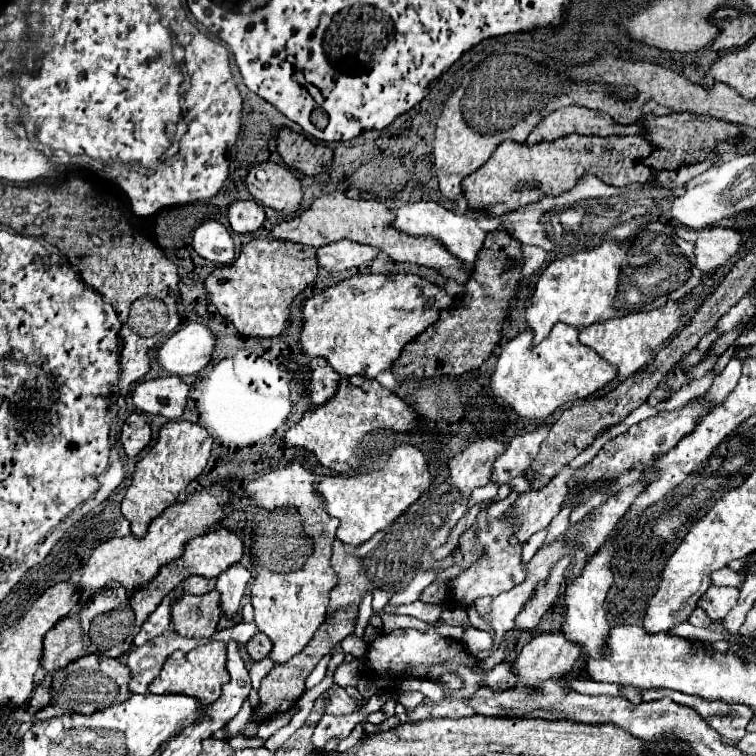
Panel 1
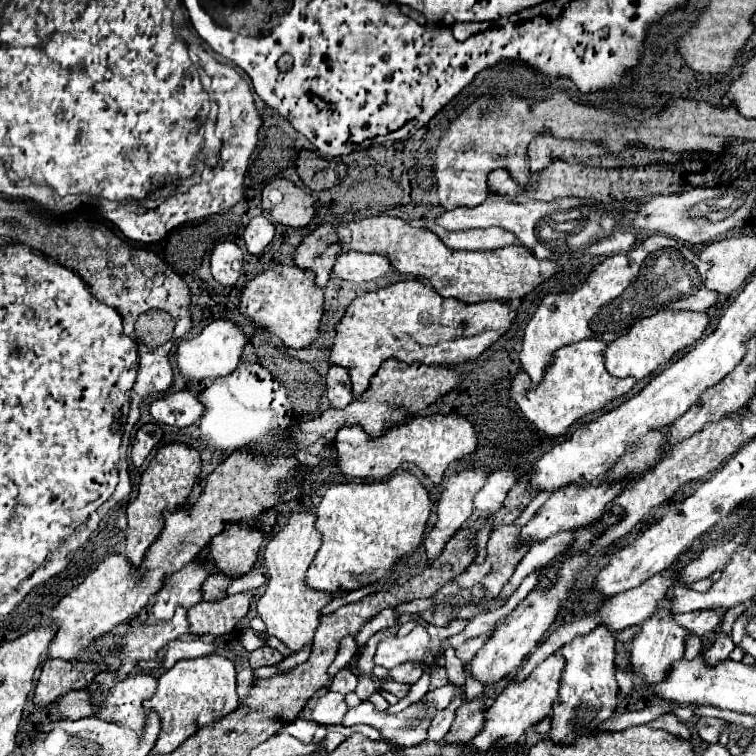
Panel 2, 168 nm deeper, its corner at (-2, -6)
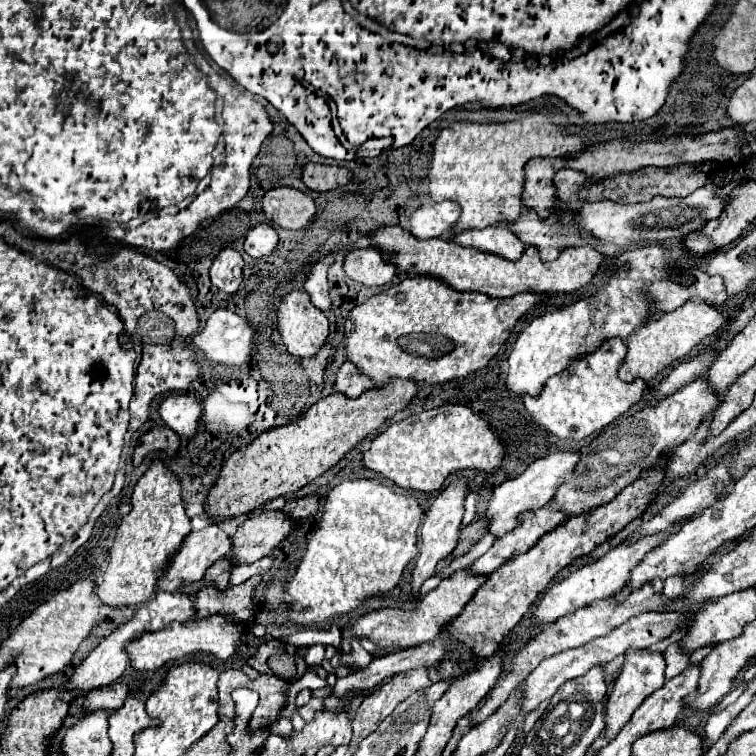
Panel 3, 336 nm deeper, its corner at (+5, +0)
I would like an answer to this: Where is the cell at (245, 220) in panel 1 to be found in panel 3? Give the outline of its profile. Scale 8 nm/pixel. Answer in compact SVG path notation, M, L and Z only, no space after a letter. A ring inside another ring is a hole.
M260 223L248 231L244 241L244 251L250 257L268 257L274 251L276 243L278 243L276 231L270 225Z

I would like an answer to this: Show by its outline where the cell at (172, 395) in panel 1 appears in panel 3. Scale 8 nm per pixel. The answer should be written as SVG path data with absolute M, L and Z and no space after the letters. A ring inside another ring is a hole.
M180 393L162 399L158 413L172 431L176 431L178 435L192 437L196 433L196 423L202 415L202 407L194 395Z

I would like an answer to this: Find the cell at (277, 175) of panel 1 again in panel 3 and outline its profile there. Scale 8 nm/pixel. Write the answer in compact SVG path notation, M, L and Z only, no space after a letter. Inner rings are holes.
M274 187L262 197L262 211L268 221L284 229L302 229L316 213L310 195L294 187Z

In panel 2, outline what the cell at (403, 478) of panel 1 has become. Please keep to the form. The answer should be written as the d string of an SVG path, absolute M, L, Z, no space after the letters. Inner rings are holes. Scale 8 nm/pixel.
M407 471L393 475L381 483L379 481L339 483L329 487L317 507L315 527L323 535L323 541L321 549L317 551L317 557L313 559L307 571L307 585L315 591L339 593L339 591L355 591L391 577L397 565L401 561L409 561L411 555L419 549L429 513L431 513L431 499L427 489L419 483L415 475Z

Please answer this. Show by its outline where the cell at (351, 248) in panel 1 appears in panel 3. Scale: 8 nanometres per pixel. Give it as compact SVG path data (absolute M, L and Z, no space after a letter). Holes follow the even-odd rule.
M352 249L344 257L344 273L368 287L380 287L392 281L396 267L388 263L378 249Z

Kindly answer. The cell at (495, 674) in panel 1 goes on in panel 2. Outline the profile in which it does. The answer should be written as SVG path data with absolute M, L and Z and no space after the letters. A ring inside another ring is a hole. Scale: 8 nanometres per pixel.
M483 699L465 701L455 715L455 721L449 729L449 733L441 739L441 743L459 743L467 745L483 727Z

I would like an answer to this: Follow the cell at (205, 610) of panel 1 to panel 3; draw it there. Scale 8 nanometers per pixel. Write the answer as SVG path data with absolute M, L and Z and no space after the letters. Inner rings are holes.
M260 575L244 581L238 587L226 587L224 591L216 587L202 587L196 593L196 613L194 619L206 619L212 615L234 615L236 621L246 623L248 619L254 619L254 587L262 581Z

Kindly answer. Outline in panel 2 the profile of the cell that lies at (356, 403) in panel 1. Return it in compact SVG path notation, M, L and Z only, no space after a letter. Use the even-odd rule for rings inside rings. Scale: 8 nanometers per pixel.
M431 415L431 417L413 417L413 419L407 419L401 427L395 427L395 429L389 429L383 437L379 439L371 439L367 437L367 433L361 429L361 427L345 427L337 433L337 467L343 475L349 475L349 477L359 477L359 479L385 479L389 477L395 469L399 469L403 463L413 463L417 465L435 485L441 485L441 479L443 479L443 473L445 469L469 455L469 453L475 453L477 451L477 433L473 429L473 425L461 417L461 415Z

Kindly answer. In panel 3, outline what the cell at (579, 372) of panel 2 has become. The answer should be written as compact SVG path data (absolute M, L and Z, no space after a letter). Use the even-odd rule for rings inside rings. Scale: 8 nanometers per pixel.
M620 337L606 339L596 351L584 353L582 357L574 357L572 365L564 369L558 375L552 375L538 397L524 395L524 407L530 413L530 417L542 425L546 431L554 433L560 439L584 439L592 435L594 431L606 427L616 417L620 417L624 411L628 411L630 405L638 403L646 383L642 379L636 379L632 383L620 381L616 375L616 369L620 361L624 359L626 345Z

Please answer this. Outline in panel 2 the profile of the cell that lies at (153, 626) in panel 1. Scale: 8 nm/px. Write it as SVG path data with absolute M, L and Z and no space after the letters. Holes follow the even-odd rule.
M197 559L187 563L183 569L171 573L163 581L165 593L157 593L157 603L153 605L153 619L167 621L173 617L175 605L183 605L185 609L197 605L201 597L201 585L213 573L215 563L211 559Z

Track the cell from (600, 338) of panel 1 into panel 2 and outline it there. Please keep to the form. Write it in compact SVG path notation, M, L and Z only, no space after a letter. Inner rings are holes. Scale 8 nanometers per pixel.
M661 309L659 313L637 321L629 333L621 335L605 349L605 367L615 377L635 377L637 381L653 375L657 369L667 365L679 351L695 345L705 329L709 327L707 313L695 311L673 311Z

